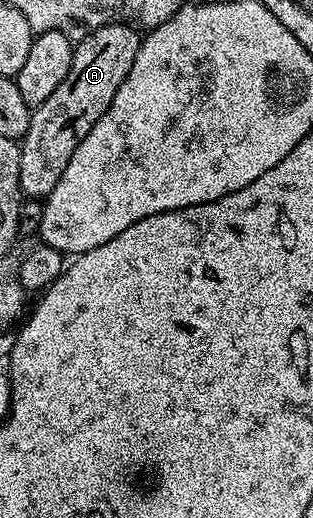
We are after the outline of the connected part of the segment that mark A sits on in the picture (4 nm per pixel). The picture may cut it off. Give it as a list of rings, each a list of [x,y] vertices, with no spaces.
[[[125,22],[105,24],[84,39],[77,41],[72,66],[68,70],[64,82],[60,82],[60,86],[56,86],[56,90],[52,90],[52,94],[48,94],[48,98],[44,98],[44,102],[31,111],[30,125],[26,135],[20,141],[22,150],[20,154],[20,186],[27,197],[45,198],[50,195],[56,182],[60,182],[60,174],[64,174],[64,166],[68,166],[72,154],[76,154],[76,146],[80,146],[80,142],[84,142],[88,130],[92,130],[92,126],[96,126],[96,122],[100,122],[104,110],[108,110],[108,106],[112,106],[112,98],[116,98],[116,90],[120,90],[120,82],[124,82],[124,78],[128,78],[128,70],[132,70],[132,62],[141,45],[142,36],[139,29],[135,25]]]

